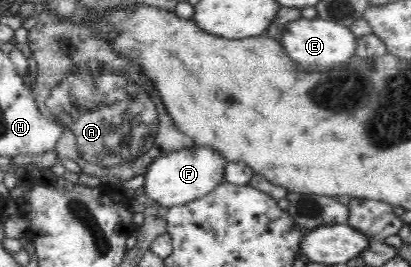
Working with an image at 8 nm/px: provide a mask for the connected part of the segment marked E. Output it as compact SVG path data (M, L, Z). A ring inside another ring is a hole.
M318 16L314 19L301 17L290 22L283 34L280 34L279 41L284 45L285 52L293 60L297 60L301 68L307 72L325 72L355 58L357 39L350 27Z

